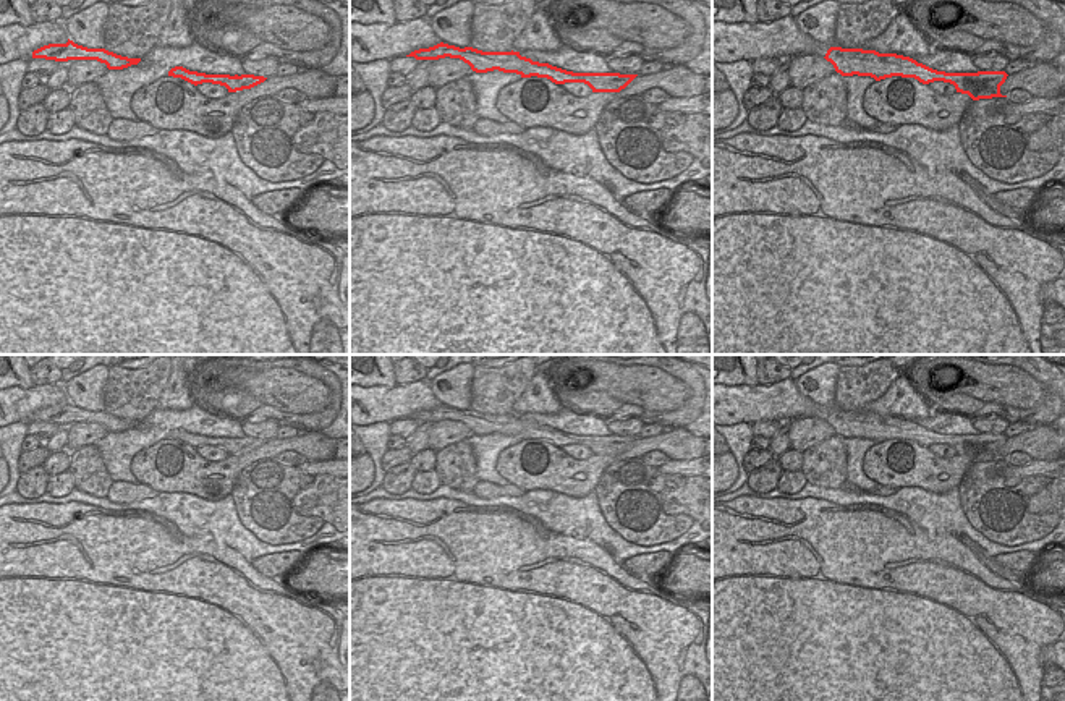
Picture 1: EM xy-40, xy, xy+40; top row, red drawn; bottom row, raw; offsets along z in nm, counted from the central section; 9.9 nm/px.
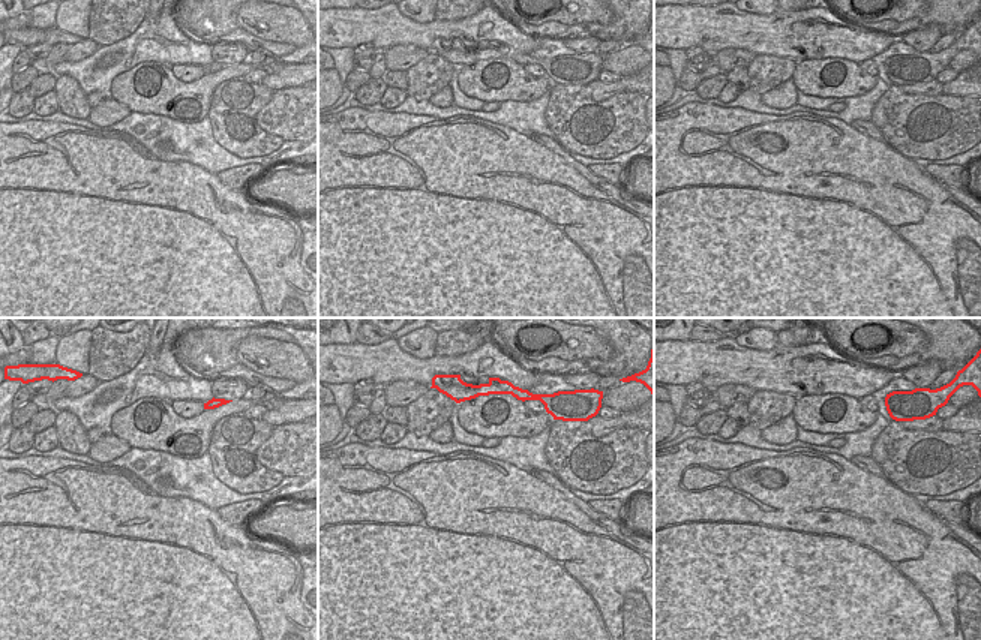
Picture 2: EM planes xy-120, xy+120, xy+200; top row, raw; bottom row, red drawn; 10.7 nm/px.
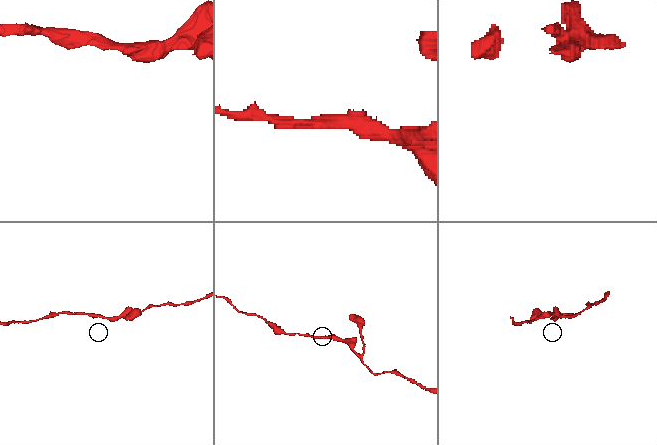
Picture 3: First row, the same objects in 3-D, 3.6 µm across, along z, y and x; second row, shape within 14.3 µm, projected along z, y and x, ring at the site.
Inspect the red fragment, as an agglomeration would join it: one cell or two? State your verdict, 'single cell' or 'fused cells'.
single cell

